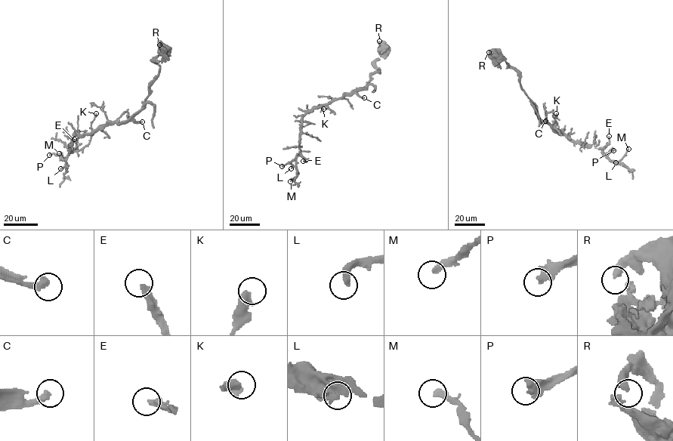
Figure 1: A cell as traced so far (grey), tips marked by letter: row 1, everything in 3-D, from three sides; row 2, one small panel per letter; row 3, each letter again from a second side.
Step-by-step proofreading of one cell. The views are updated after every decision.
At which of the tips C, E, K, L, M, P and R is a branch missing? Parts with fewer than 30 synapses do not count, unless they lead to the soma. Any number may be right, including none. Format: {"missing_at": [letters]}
{"missing_at": ["C", "P"]}

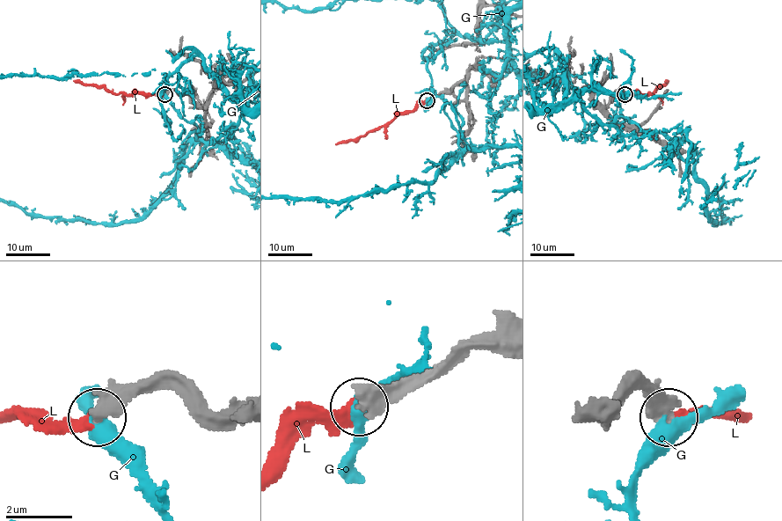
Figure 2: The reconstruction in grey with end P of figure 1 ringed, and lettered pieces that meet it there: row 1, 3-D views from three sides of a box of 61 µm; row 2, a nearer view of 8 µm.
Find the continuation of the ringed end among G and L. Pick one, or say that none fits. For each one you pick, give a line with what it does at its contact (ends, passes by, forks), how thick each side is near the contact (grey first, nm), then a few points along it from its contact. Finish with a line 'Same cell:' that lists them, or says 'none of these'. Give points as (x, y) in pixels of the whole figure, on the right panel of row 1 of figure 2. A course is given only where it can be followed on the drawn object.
L: it ends; calibres 600 and 340 nm
Same cell: L

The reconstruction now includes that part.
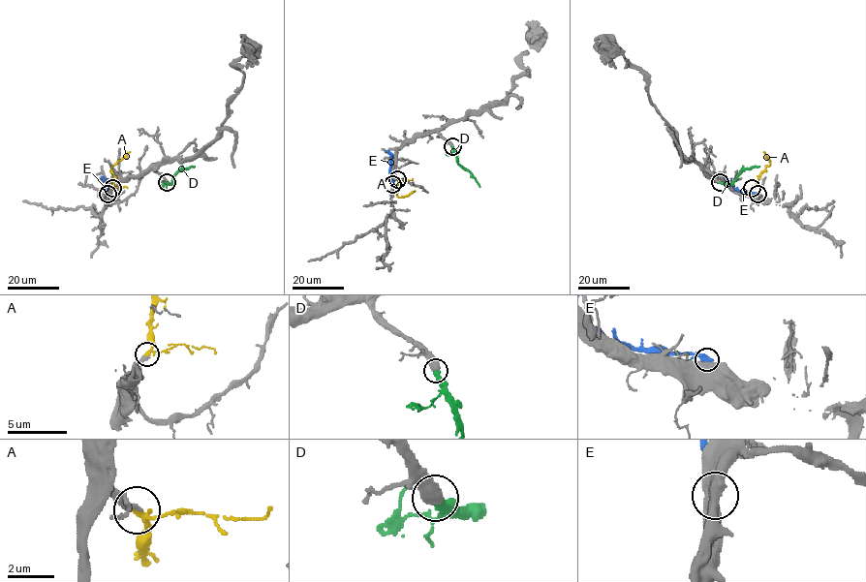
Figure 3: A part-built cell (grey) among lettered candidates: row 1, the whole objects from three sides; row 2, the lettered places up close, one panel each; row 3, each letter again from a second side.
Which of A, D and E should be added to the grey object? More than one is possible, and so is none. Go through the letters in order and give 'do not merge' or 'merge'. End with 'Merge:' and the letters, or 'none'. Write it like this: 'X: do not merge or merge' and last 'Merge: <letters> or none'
A: do not merge
D: merge
E: do not merge
Merge: D

